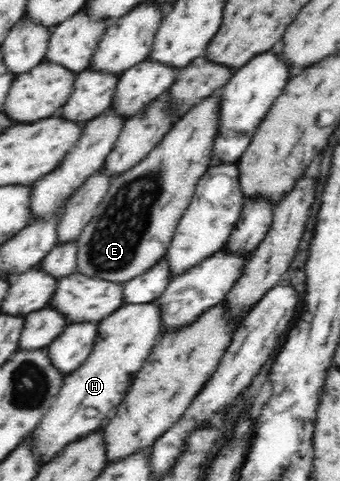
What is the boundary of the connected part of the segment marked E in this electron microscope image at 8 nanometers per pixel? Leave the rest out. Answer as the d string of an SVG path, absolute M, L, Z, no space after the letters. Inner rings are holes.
M218 92L196 102L142 161L111 179L94 217L78 236L78 271L124 284L165 257L196 184L212 165L214 143L220 135L220 111Z

